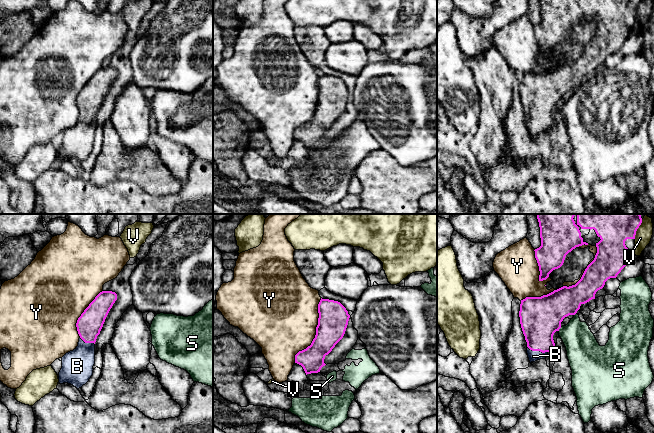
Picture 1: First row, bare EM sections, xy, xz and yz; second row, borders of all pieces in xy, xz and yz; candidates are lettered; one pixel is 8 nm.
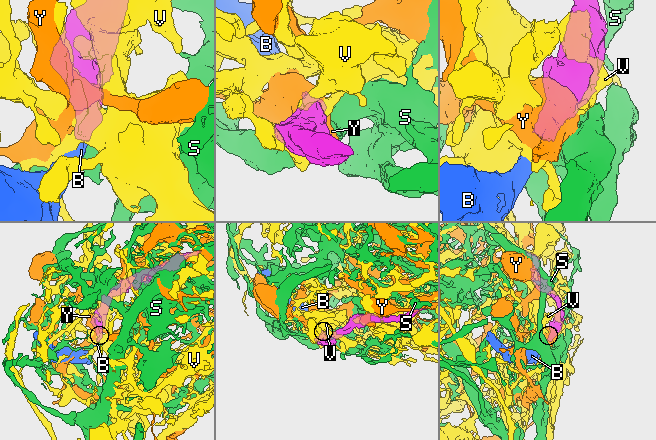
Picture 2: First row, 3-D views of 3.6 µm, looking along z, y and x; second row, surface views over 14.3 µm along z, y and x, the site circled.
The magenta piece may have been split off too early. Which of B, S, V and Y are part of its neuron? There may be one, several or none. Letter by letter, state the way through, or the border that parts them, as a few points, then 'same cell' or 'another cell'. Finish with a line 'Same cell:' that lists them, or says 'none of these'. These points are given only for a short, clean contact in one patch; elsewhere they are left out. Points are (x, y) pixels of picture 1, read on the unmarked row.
B: runs through yz (540, 95), (537, 126), (533, 132); same cell
S: another cell
V: another cell
Y: another cell
Same cell: B

